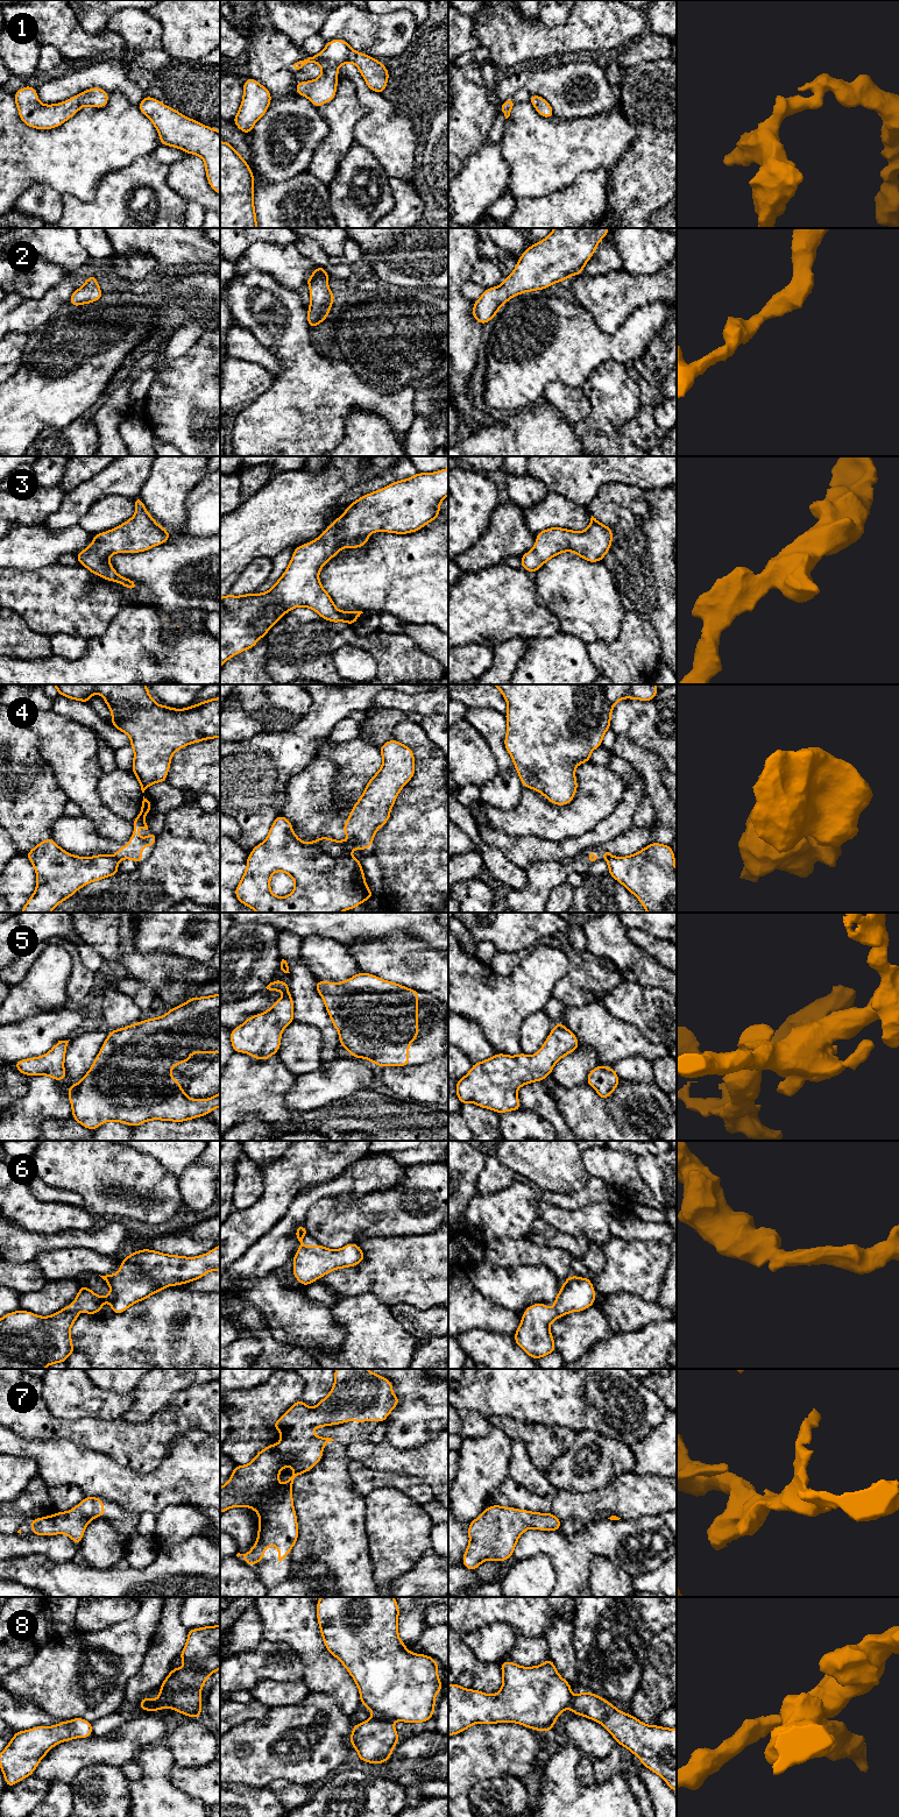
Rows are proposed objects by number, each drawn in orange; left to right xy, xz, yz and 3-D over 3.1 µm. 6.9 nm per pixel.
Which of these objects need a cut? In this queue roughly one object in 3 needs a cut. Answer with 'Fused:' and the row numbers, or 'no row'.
Fused: 4, 8

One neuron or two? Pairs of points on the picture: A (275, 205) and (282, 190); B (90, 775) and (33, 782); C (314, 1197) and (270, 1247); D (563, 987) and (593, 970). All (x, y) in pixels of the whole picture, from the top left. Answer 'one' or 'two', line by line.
A: one
B: two
C: one
D: one

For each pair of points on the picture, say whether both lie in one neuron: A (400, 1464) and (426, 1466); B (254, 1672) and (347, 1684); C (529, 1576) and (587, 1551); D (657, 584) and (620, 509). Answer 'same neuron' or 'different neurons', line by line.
A: same neuron
B: different neurons
C: different neurons
D: same neuron

